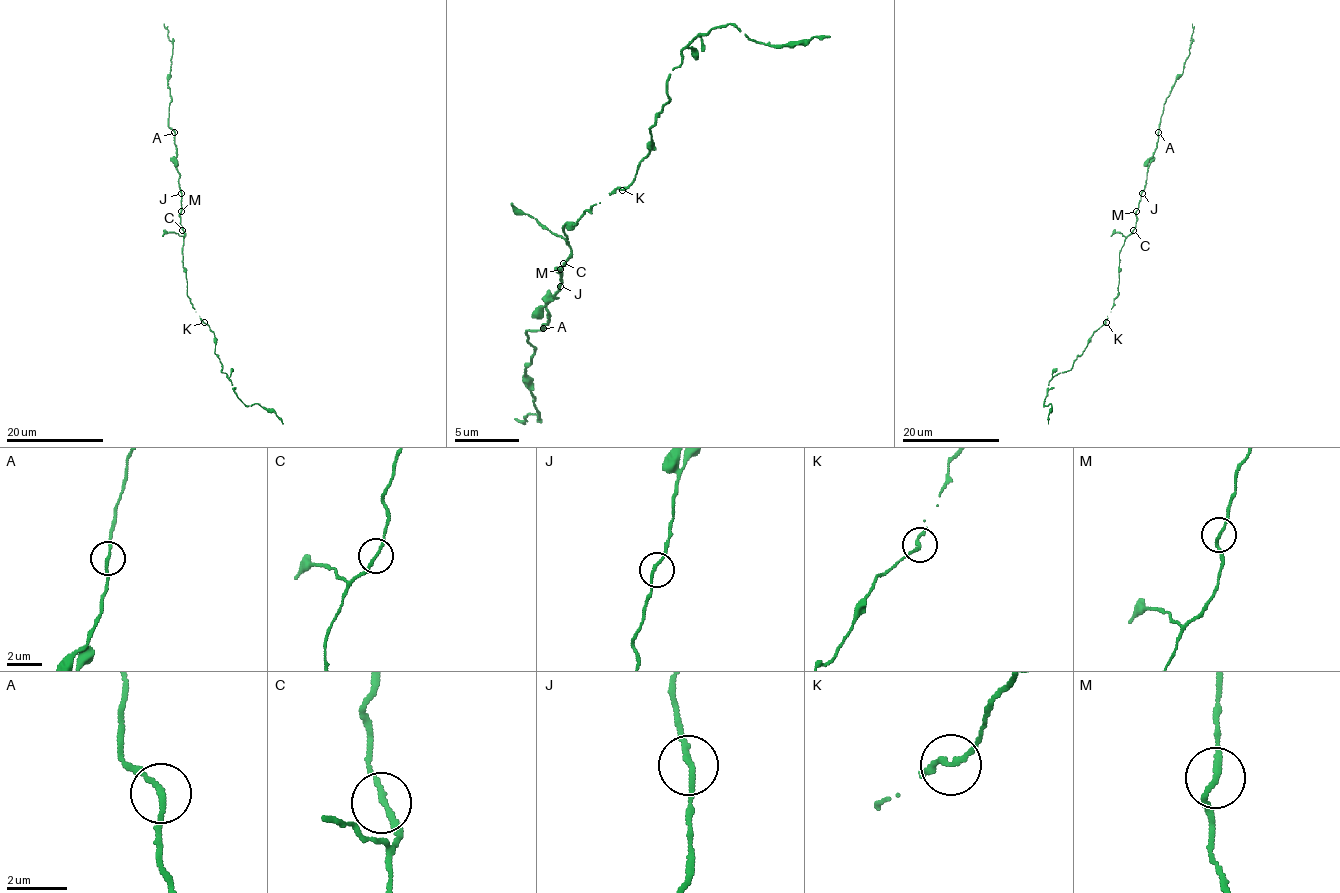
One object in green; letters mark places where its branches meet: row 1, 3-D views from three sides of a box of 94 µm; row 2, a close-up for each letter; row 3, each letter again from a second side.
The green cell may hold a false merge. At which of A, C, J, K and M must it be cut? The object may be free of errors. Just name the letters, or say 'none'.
none

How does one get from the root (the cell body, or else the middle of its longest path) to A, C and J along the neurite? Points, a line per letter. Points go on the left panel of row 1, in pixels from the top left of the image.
A: (182, 250), (184, 232), (180, 215), (180, 172), (176, 167), (175, 132)
C: (182, 250), (182, 230)
J: (182, 250), (184, 232), (180, 215), (181, 193)

